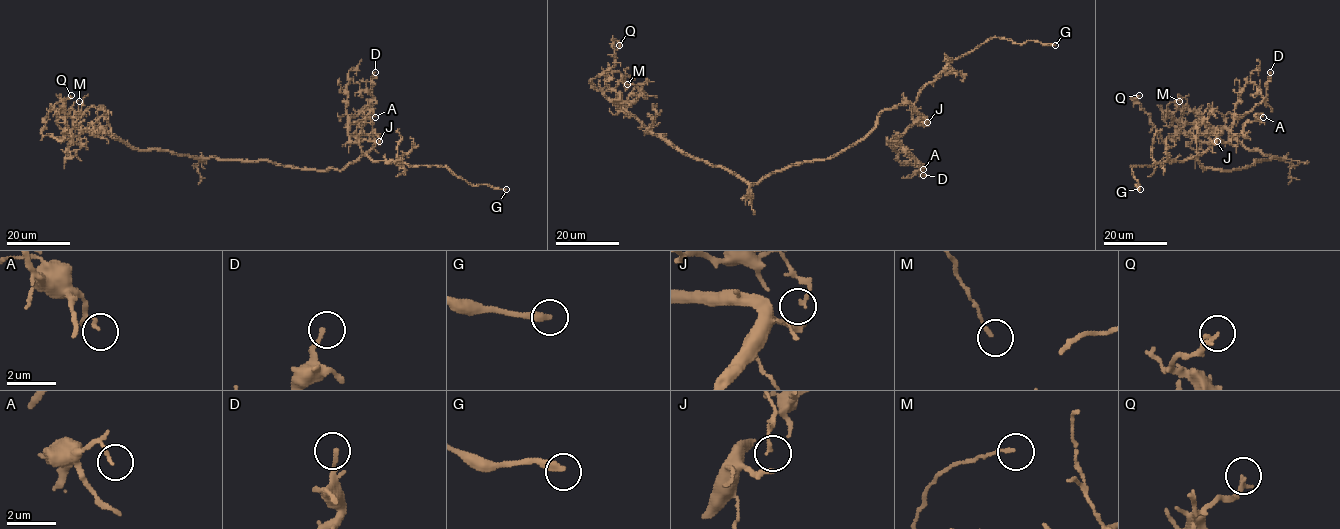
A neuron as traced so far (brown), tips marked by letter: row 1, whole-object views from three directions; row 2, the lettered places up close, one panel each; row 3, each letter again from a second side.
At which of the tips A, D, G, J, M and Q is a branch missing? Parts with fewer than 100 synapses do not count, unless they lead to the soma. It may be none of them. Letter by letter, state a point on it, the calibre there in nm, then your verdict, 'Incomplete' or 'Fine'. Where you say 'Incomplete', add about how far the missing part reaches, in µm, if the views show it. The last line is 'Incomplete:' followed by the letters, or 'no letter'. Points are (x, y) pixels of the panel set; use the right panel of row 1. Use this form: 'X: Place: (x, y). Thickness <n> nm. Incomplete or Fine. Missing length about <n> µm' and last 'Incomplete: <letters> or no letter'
A: Place: (1263, 117). Thickness 110 nm. Fine
D: Place: (1270, 72). Thickness 150 nm. Fine
G: Place: (1140, 189). Thickness 340 nm. Incomplete. Missing length about 30 µm
J: Place: (1217, 141). Thickness 90 nm. Fine
M: Place: (1179, 101). Thickness 130 nm. Fine
Q: Place: (1139, 95). Thickness 200 nm. Fine
Incomplete: G

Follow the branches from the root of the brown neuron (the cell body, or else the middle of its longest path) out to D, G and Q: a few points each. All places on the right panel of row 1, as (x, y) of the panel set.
D: (1266, 159), (1221, 170), (1204, 170), (1198, 157), (1212, 141), (1228, 142), (1232, 121), (1266, 95), (1270, 72)
G: (1266, 159), (1228, 170), (1204, 170), (1198, 155), (1183, 161), (1134, 166), (1132, 175), (1140, 189)
Q: (1266, 159), (1277, 158), (1187, 109), (1162, 140), (1139, 95)

